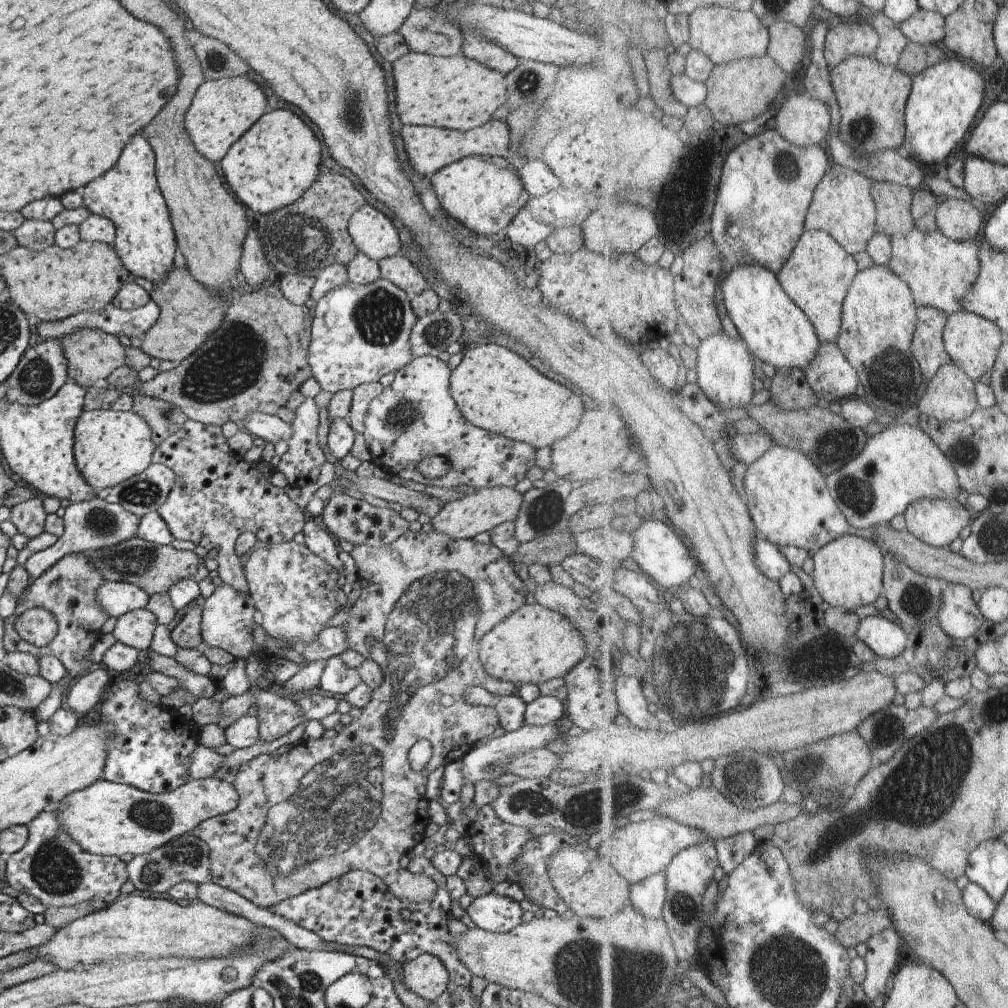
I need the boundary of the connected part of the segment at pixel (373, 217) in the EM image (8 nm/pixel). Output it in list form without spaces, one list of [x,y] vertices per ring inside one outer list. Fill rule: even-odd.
[[[367,202],[350,217],[348,232],[359,252],[374,260],[394,256],[400,250],[394,222]]]

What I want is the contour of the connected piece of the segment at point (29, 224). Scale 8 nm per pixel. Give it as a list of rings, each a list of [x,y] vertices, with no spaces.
[[[25,219],[24,224],[14,230],[13,235],[18,247],[41,251],[55,242],[56,229],[51,221]]]

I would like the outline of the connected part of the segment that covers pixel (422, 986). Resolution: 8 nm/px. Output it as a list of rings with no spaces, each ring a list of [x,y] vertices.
[[[424,953],[403,964],[403,980],[414,994],[434,1003],[447,990],[449,974],[437,956]]]

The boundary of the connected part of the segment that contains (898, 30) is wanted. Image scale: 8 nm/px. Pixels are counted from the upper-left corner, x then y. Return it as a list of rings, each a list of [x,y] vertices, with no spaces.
[[[885,12],[877,13],[873,24],[883,36],[875,57],[882,64],[898,65],[912,42],[911,38],[906,36],[906,33],[902,30],[902,25],[890,18]]]

